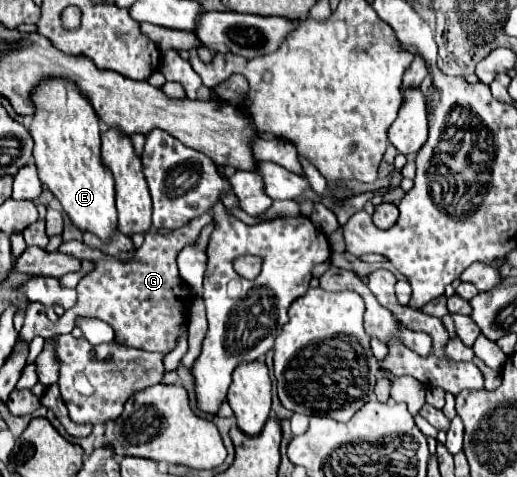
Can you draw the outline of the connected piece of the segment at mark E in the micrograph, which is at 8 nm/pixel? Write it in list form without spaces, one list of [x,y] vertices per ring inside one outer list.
[[[65,79],[41,83],[31,97],[37,111],[29,131],[35,141],[33,157],[41,183],[59,199],[77,229],[97,235],[103,243],[111,243],[117,233],[115,183],[101,157],[99,117],[85,95]]]

